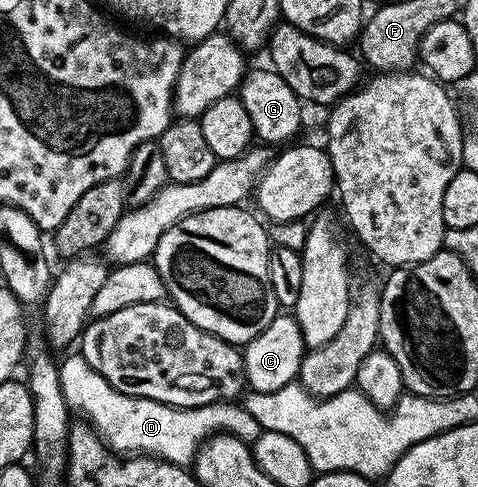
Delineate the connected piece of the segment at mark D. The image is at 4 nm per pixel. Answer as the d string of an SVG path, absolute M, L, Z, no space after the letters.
M80 353L69 354L73 355L67 356L65 360L62 358L59 363L63 397L66 399L66 404L76 414L77 411L81 414L78 416L88 420L93 430L101 436L101 440L114 452L152 455L159 459L166 459L168 463L189 465L197 458L197 450L201 444L215 435L234 435L237 439L242 439L250 445L256 443L257 438L261 436L262 429L259 421L255 421L255 417L251 417L251 413L247 413L247 409L240 402L226 401L202 407L172 407L159 401L131 397L127 393L119 393L119 389L112 387L99 372L91 369L91 365L87 365L87 361Z

